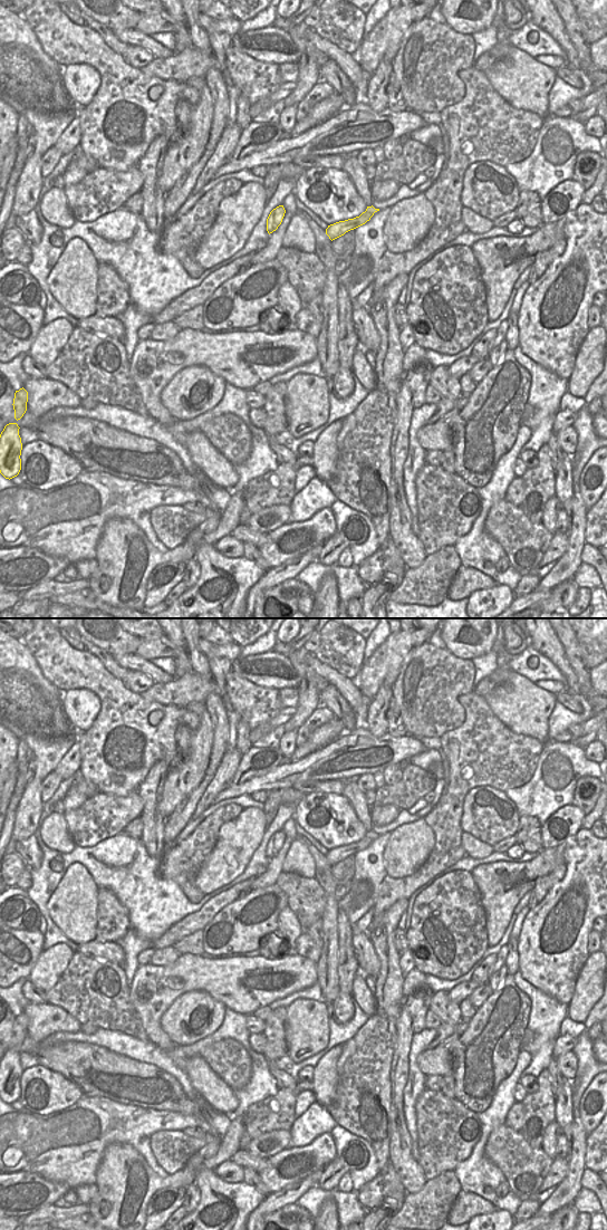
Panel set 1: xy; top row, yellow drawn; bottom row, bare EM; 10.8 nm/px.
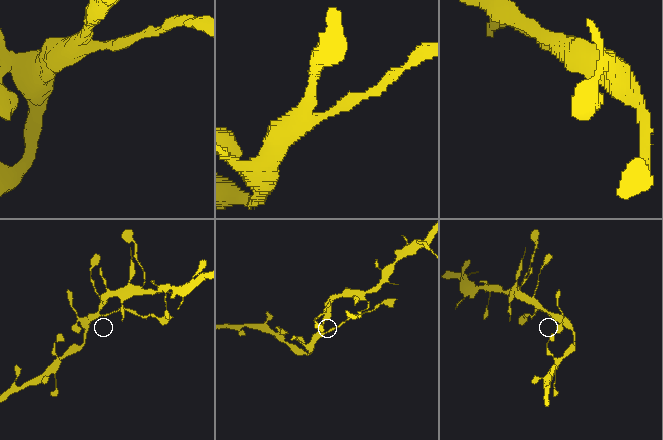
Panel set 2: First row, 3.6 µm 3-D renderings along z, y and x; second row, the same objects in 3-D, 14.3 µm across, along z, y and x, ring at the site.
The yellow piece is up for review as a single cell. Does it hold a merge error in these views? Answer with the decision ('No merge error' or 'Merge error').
Merge error.

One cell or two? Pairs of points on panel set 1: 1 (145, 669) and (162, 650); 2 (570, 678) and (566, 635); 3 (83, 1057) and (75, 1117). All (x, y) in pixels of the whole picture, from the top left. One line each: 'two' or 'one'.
1: two
2: two
3: two

